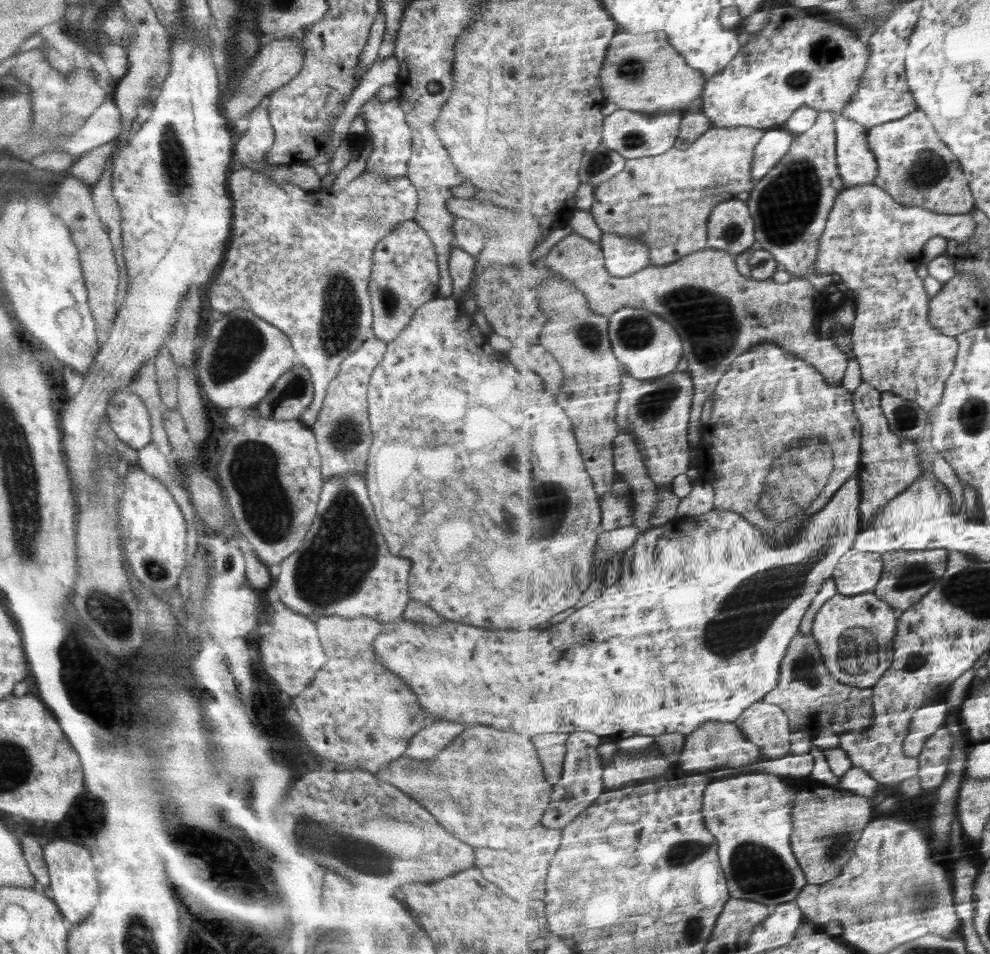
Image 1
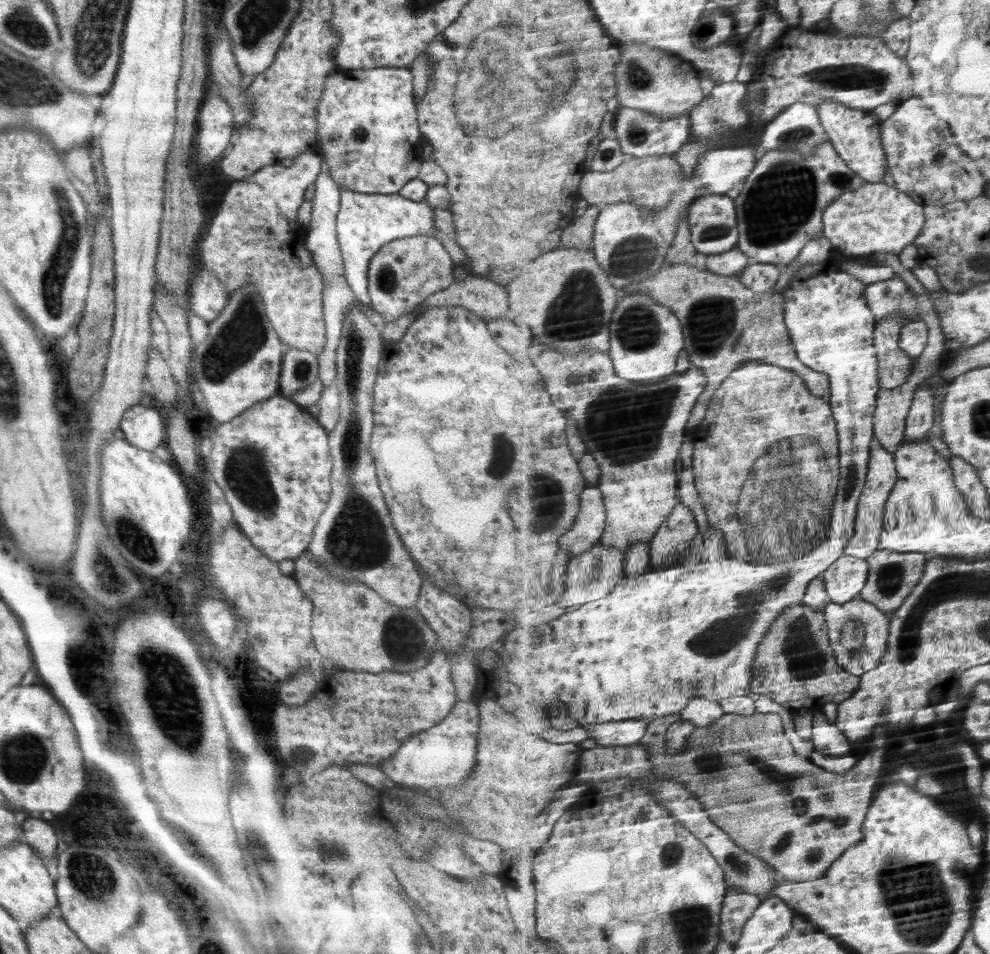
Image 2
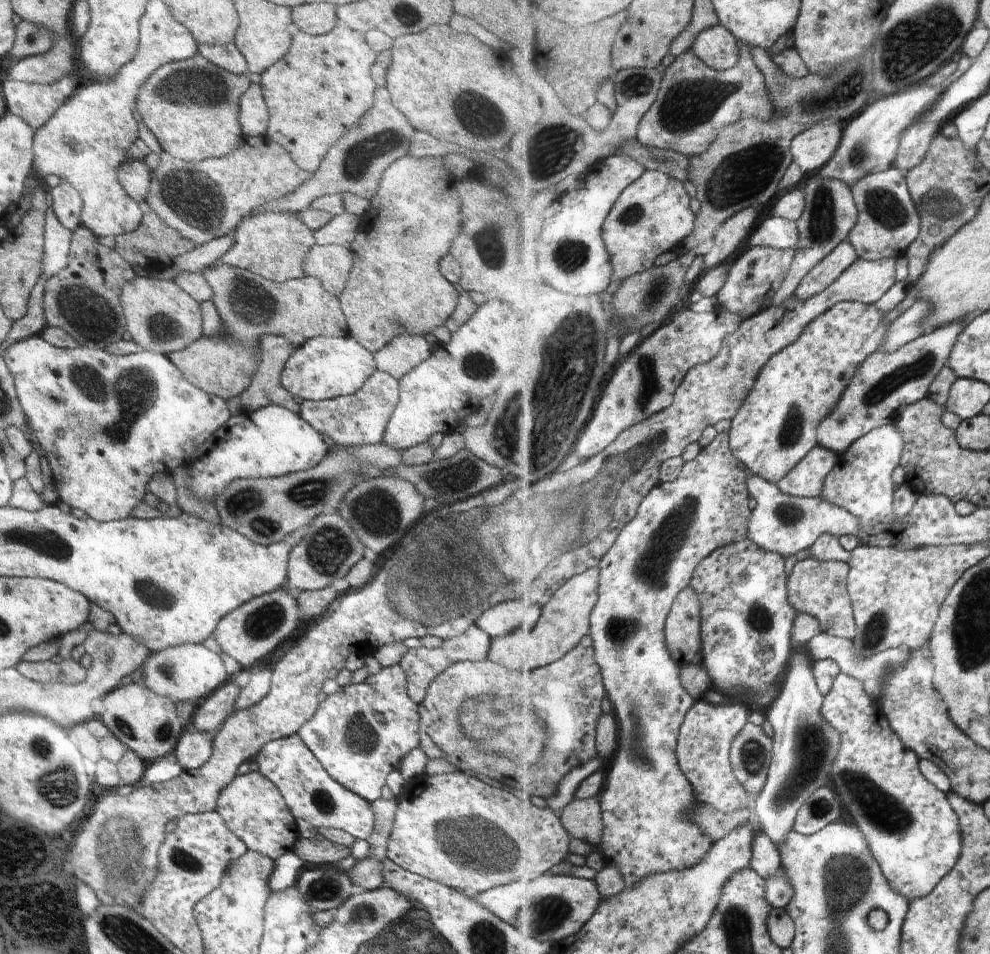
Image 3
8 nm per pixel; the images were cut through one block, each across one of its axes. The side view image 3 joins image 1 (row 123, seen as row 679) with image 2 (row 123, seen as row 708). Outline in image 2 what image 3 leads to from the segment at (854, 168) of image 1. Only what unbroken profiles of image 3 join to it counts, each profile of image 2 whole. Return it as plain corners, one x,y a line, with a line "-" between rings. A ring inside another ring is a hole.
826,100
826,104
818,108
830,140
850,168
853,168
867,182
884,182
889,174
890,163
882,140
883,123
877,120
874,112
848,108
848,106
838,104
836,100
832,102

